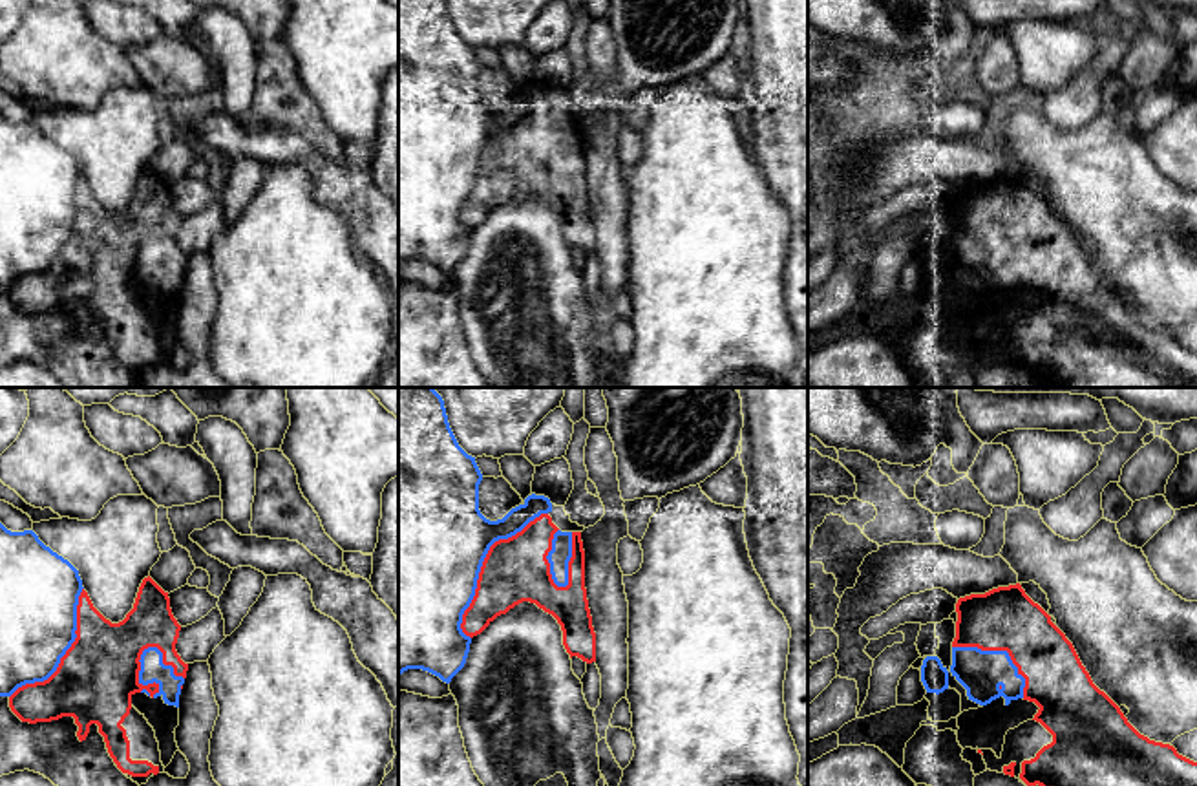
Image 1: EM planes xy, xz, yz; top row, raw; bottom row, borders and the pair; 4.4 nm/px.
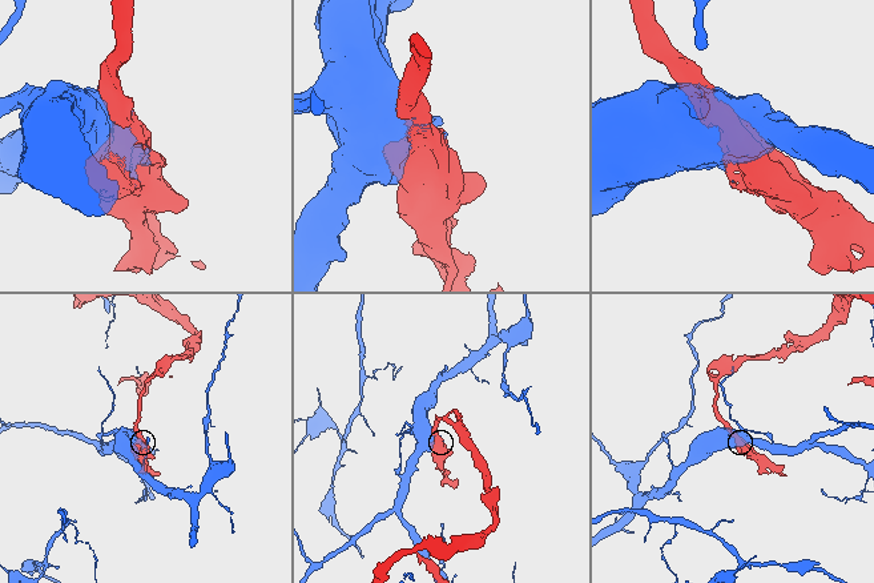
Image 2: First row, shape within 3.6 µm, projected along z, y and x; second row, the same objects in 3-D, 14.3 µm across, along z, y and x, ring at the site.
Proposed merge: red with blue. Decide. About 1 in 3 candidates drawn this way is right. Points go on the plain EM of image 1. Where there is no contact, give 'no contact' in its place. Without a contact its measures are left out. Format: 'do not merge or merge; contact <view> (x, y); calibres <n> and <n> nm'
do not merge; contact xz (483, 154); calibres 280 and 500 nm

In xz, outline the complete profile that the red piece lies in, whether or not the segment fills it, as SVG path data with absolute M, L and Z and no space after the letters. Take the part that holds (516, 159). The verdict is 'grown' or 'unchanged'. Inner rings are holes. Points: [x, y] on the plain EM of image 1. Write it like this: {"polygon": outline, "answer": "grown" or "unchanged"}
{"polygon": "M541 104L515 126L490 137L479 163L475 186L462 205L461 219L466 227L481 225L497 207L530 192L557 210L570 249L596 252L596 223L585 179L581 122L572 122L568 175L557 177L546 150L557 121L552 108Z", "answer": "unchanged"}

